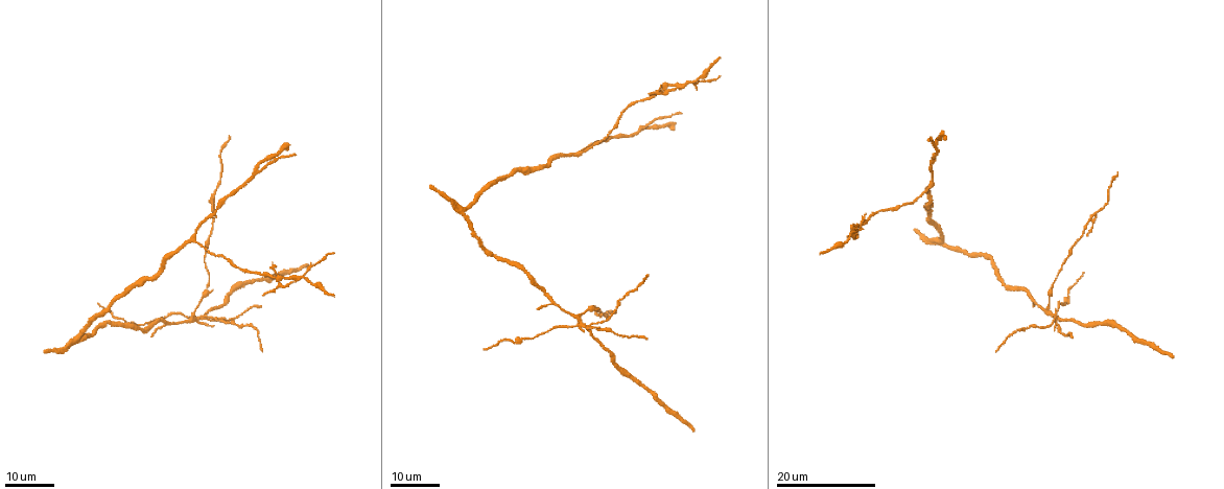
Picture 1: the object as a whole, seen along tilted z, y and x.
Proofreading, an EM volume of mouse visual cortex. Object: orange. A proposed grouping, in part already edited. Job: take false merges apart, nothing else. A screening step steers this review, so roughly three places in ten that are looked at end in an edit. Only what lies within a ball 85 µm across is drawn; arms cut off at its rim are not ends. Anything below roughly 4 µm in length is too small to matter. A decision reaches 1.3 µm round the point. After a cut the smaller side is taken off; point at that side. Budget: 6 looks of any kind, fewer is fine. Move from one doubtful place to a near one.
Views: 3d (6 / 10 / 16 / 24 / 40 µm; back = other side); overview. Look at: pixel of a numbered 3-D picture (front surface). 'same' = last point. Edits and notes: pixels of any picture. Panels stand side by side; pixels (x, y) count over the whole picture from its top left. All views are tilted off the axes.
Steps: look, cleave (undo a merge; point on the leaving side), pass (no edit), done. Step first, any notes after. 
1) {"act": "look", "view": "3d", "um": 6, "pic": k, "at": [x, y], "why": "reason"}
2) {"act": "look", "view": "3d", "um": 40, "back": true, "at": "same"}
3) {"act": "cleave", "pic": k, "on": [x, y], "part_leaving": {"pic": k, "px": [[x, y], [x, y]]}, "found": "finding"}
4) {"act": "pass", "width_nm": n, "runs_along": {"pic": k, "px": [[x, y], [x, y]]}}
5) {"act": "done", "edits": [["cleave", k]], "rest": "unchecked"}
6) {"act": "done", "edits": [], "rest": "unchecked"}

{"act": "look", "view": "3d", "um": 24, "pic": 1, "at": [258, 169]}

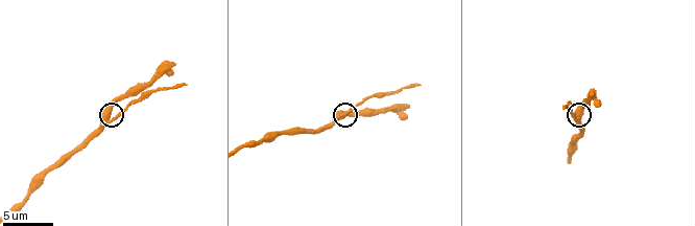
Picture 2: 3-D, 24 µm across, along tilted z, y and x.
{"act": "look", "view": "3d", "um": 6, "pic": 2, "at": [348, 113], "why": "closer look"}

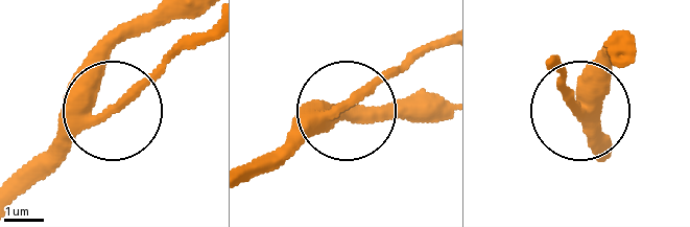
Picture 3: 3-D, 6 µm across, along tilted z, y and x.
{"act": "pass", "width_nm": 330, "runs_along": {"pic": 3, "px": [[17, 186], [110, 111], [96, 71], [123, 24]]}, "found": "all the same neuron"}

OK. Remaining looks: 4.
{"act": "look", "view": "3d", "um": 24, "pic": 1, "at": [195, 241]}

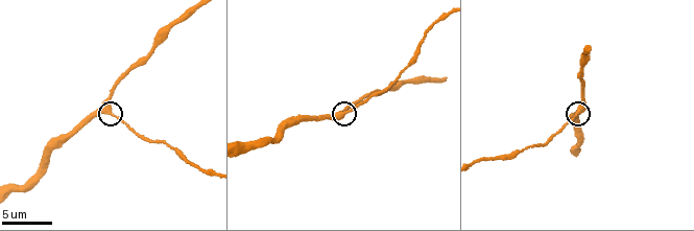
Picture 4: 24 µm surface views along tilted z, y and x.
{"act": "look", "view": "3d", "um": 10, "pic": 4, "at": [341, 112]}

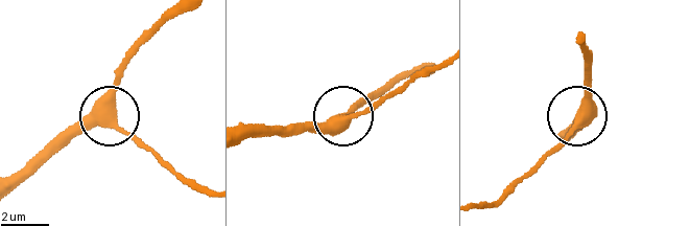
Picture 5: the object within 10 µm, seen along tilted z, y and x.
{"act": "pass", "side_arm_um": 31, "runs_along": {"pic": 5, "px": [[14, 185], [103, 121], [121, 60]]}, "found": "one neuron here"}

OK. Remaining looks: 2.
{"act": "look", "view": "3d", "um": 24, "pic": 1, "at": [580, 323], "why": "looks like a crossing"}

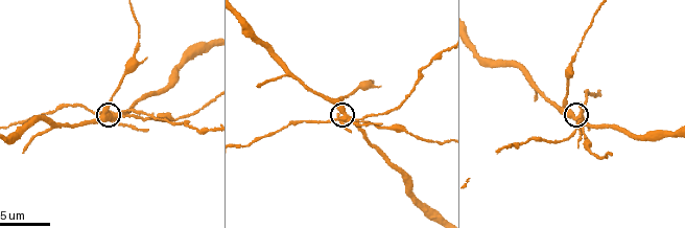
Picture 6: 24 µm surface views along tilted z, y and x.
{"act": "look", "view": "3d", "um": 6, "pic": 6, "at": [581, 113]}

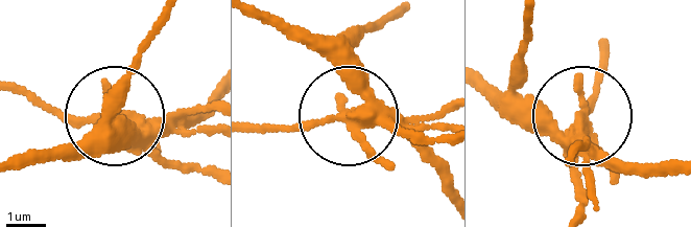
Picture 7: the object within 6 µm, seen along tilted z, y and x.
{"act": "cleave", "pic": 7, "on": [188, 169], "arms": 5, "part_leaving": {"pic": 7, "px": [[377, 117], [251, 125]]}, "found": "a second neuron is stuck on"}

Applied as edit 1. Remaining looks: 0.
{"act": "done", "edits": [["cleave", 7]], "rest": "unchecked"}

